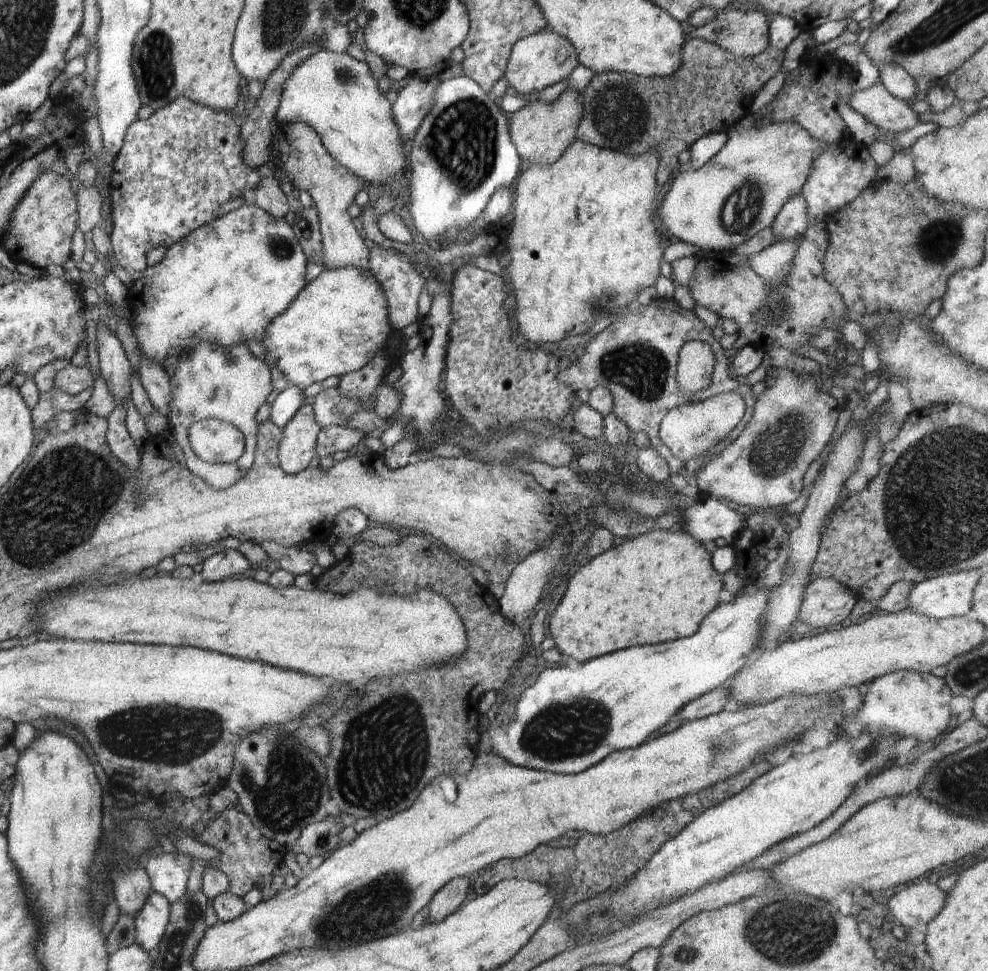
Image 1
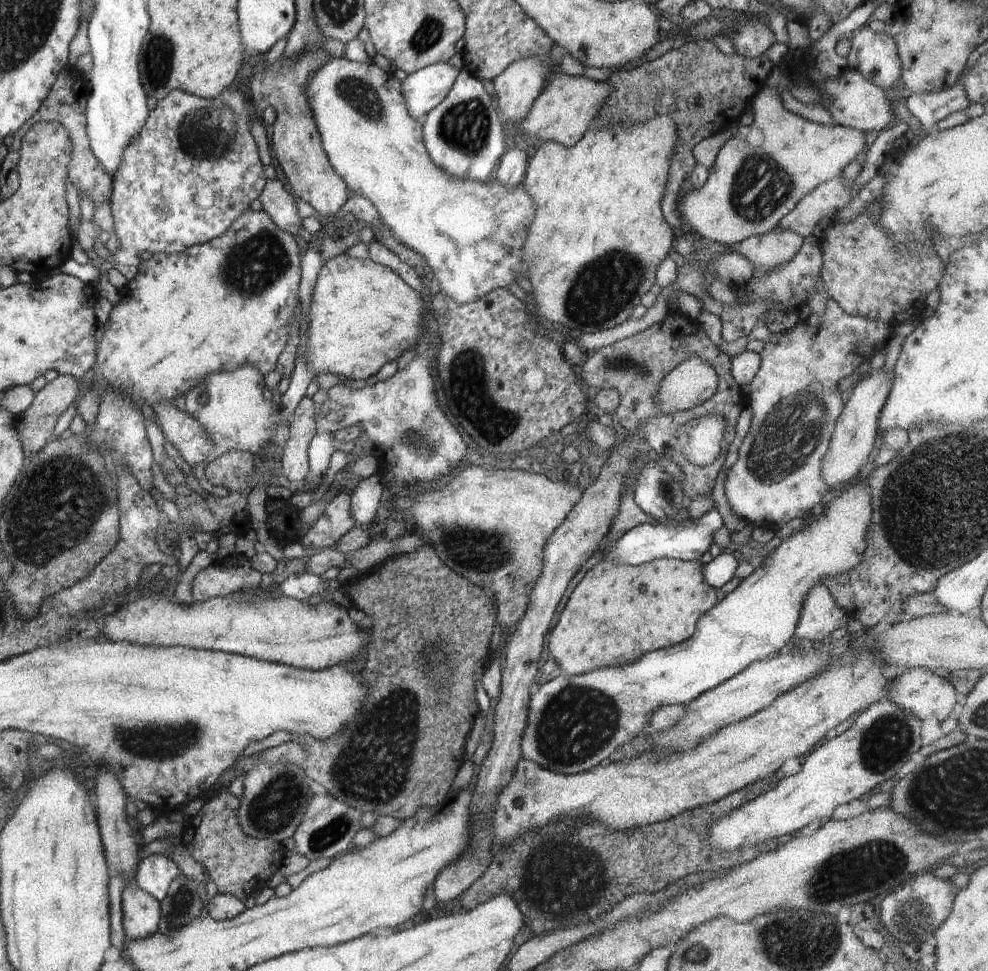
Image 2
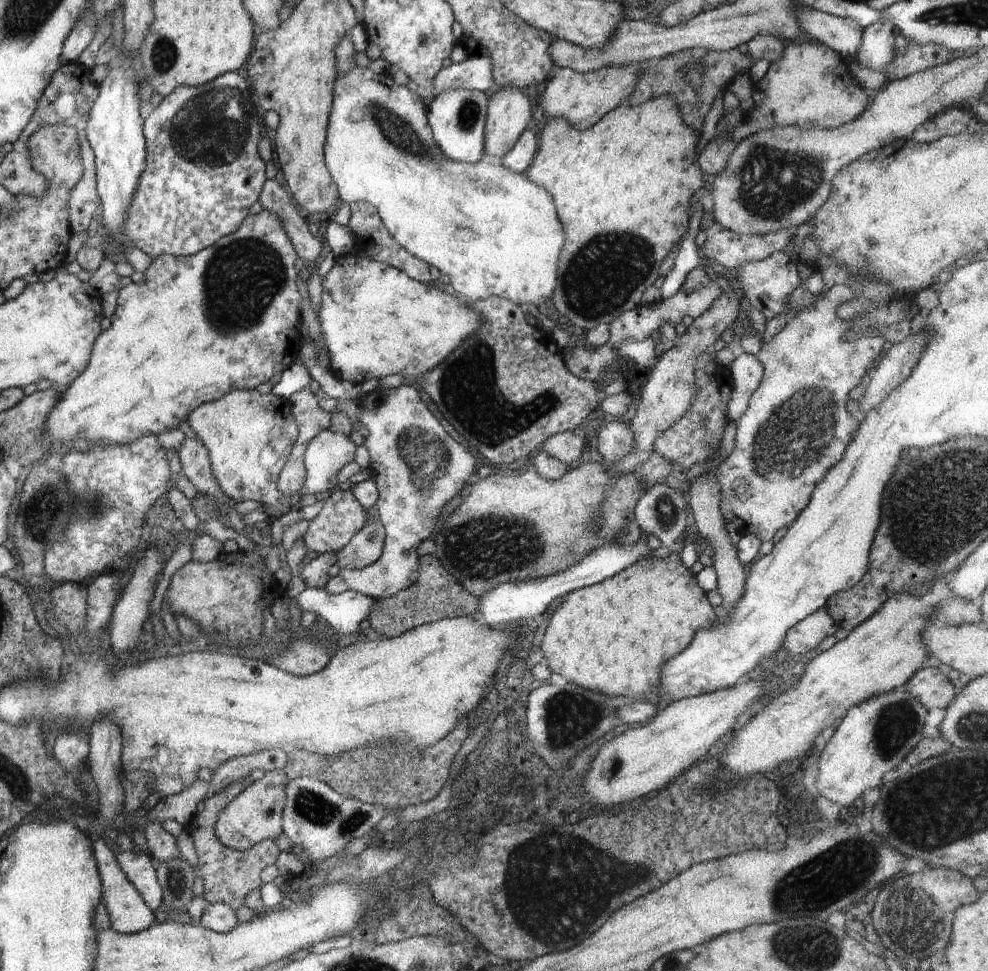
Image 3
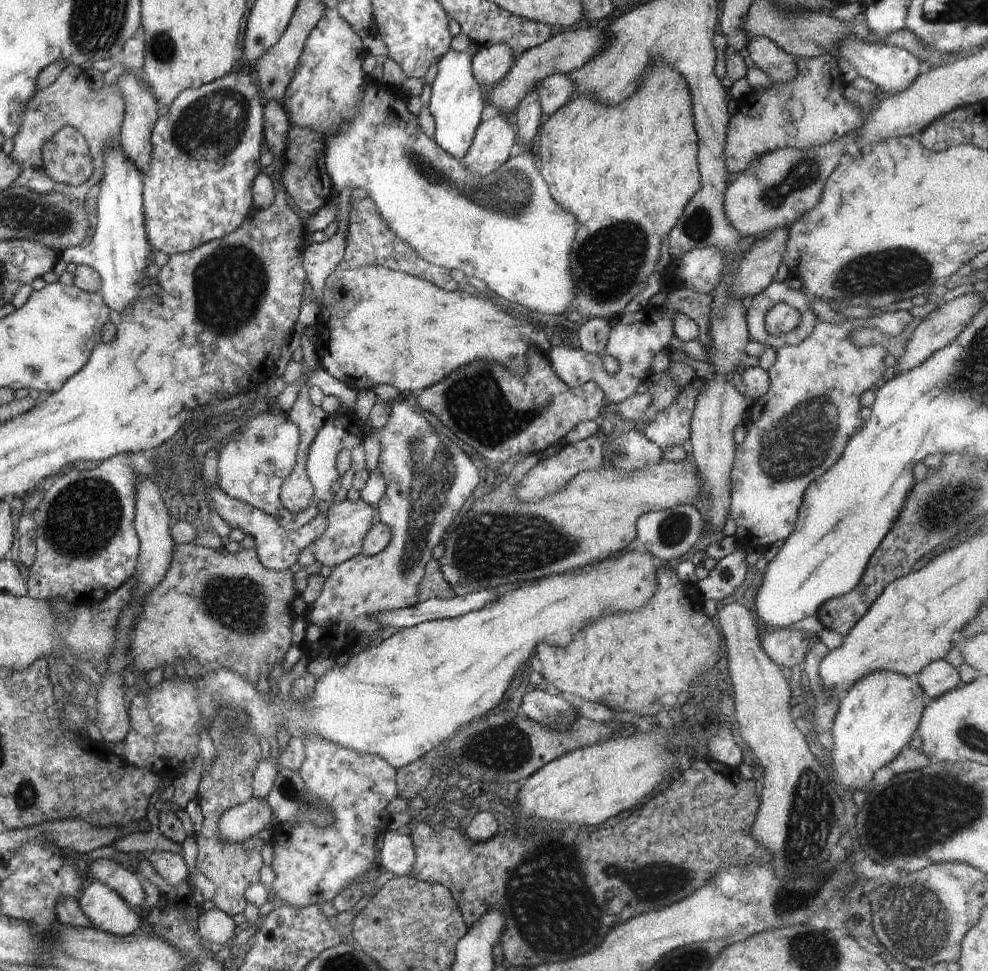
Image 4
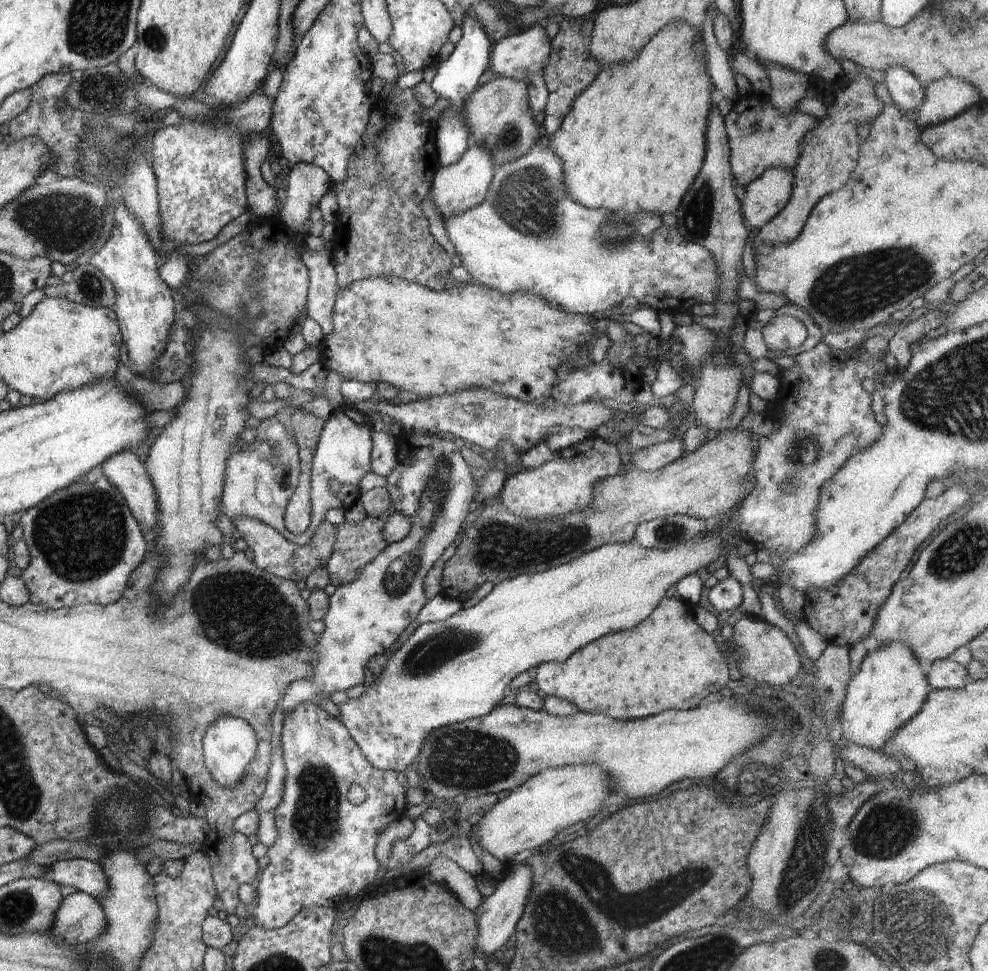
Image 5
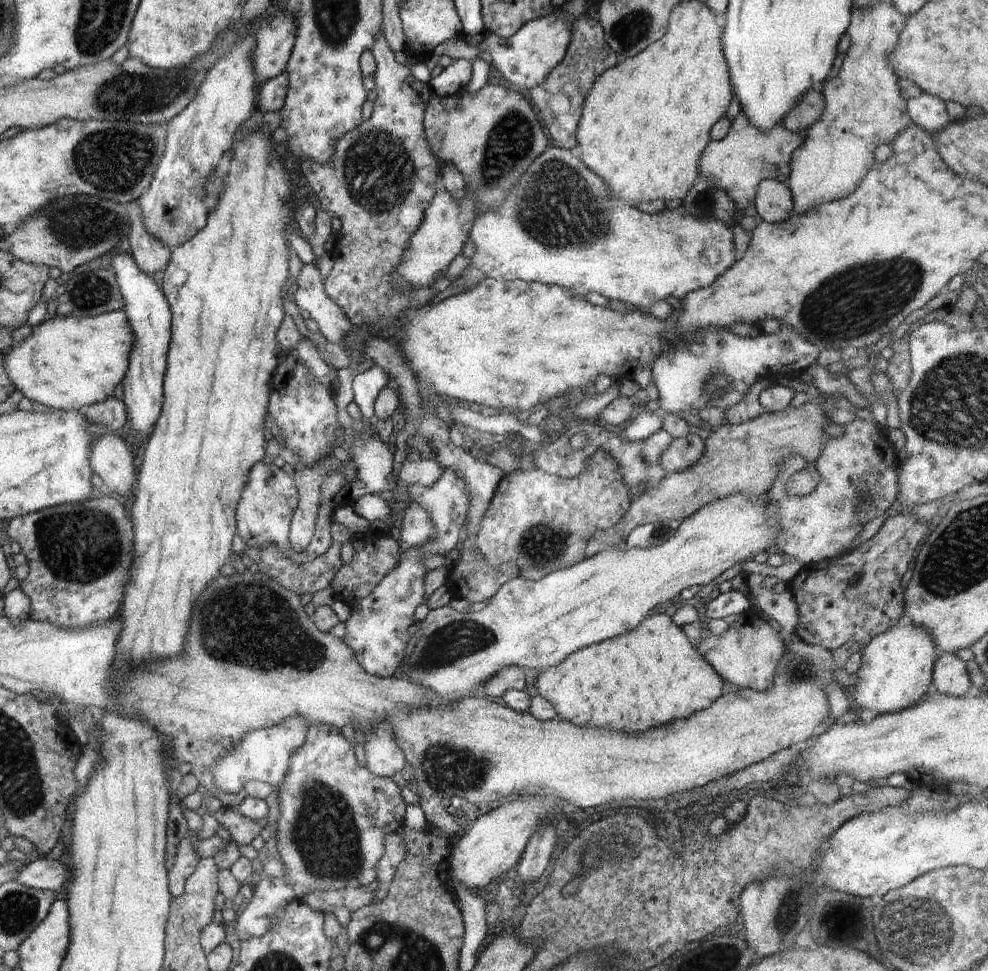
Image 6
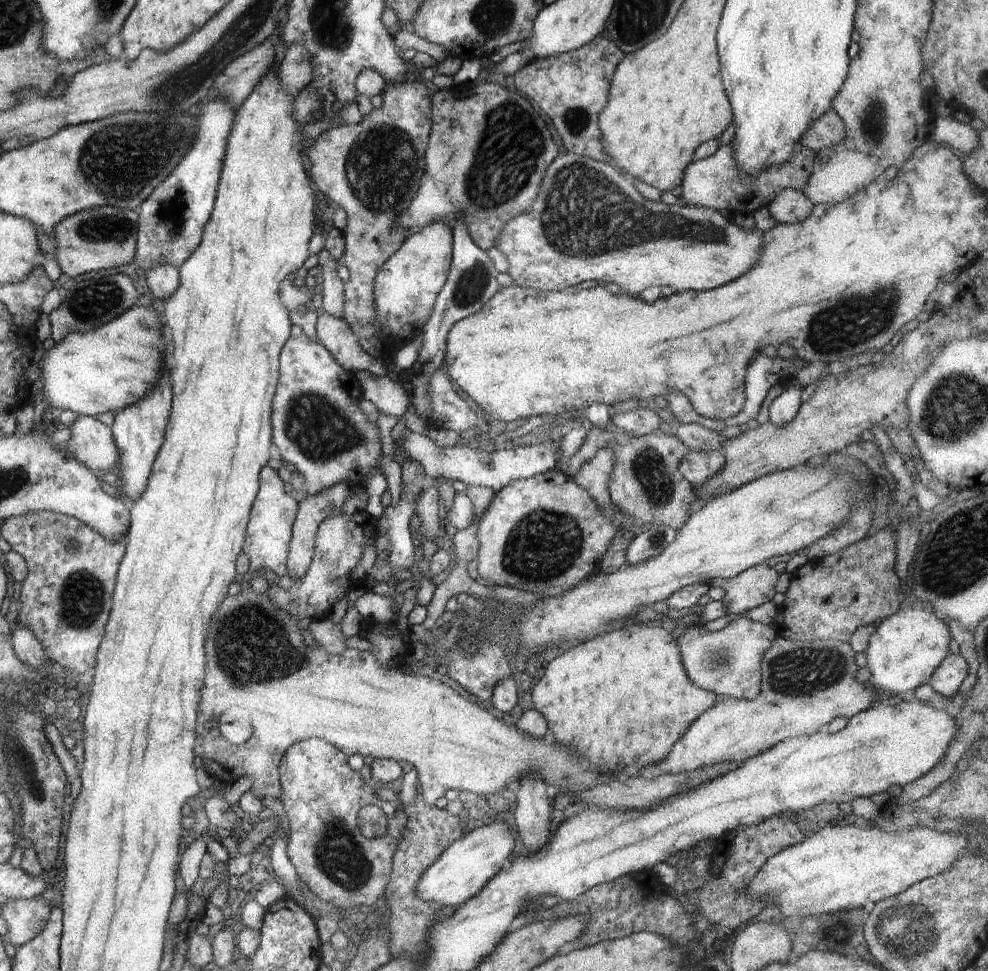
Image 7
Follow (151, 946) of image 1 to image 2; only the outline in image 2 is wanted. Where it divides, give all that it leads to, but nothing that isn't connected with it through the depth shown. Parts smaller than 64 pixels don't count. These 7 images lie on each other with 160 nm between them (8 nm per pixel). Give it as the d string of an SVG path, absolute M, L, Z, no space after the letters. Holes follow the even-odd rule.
M135 882L125 885L121 897L124 932L128 939L141 939L159 930L161 901L138 888Z

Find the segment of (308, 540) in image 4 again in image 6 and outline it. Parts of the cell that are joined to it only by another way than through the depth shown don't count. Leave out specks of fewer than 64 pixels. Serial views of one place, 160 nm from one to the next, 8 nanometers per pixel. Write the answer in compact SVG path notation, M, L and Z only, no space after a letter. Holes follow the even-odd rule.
M332 520L331 523L331 541L330 548L322 553L318 558L311 560L309 563L301 565L295 565L290 559L287 559L283 552L276 545L266 545L261 550L261 562L259 564L260 572L267 574L270 578L277 580L285 589L290 589L297 595L302 596L303 594L316 594L324 588L331 586L333 578L339 571L339 568L343 565L340 559L340 548L342 544L346 544L350 539L351 542L357 537L352 534L348 527L345 527L341 523L337 523Z

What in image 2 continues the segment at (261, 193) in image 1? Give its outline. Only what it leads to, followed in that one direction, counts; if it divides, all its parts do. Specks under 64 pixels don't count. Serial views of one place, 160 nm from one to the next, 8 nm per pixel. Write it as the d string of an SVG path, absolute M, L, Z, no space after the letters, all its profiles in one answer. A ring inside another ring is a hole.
M267 179L262 194L259 194L263 211L277 224L279 229L293 237L301 234L305 237L302 219L298 215L298 209L293 196L284 188L279 179Z

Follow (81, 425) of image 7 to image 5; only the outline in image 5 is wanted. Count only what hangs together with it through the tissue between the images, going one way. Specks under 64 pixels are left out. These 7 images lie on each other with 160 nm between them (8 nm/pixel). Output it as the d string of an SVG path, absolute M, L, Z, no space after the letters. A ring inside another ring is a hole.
M126 449L113 454L101 465L102 474L123 494L132 516L142 526L150 543L159 512L145 463Z

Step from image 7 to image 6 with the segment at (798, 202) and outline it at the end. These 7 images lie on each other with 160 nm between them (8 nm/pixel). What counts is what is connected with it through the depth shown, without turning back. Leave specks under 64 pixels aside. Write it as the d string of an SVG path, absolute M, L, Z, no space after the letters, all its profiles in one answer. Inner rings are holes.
M774 179L759 182L753 214L774 224L790 220L794 215L793 208L793 196L785 183Z

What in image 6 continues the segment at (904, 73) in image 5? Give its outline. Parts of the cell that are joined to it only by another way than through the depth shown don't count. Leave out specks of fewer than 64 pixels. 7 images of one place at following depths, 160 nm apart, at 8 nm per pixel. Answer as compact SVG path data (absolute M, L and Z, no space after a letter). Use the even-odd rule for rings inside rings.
M928 93L908 99L907 109L913 124L929 132L932 136L954 122L947 113L945 102Z

